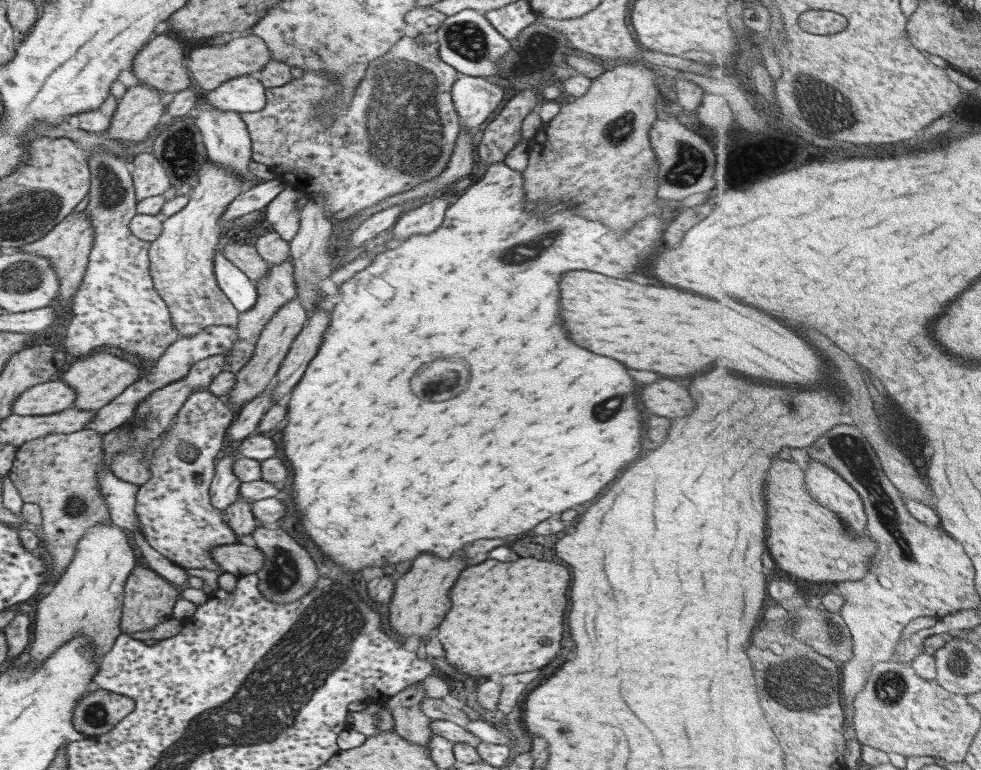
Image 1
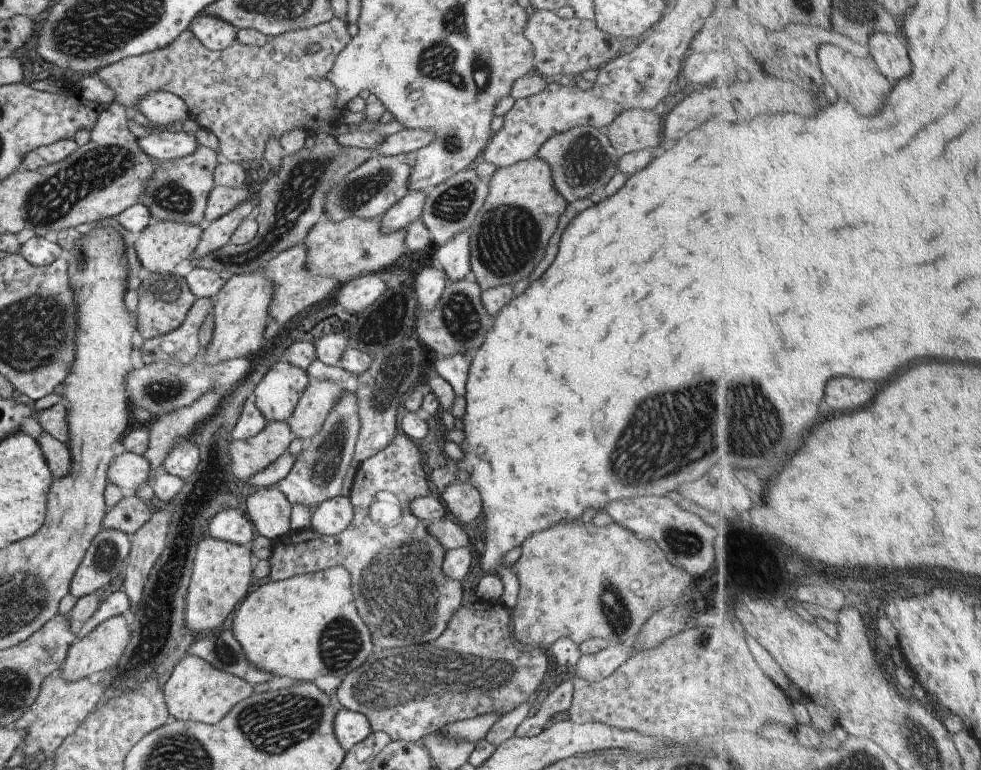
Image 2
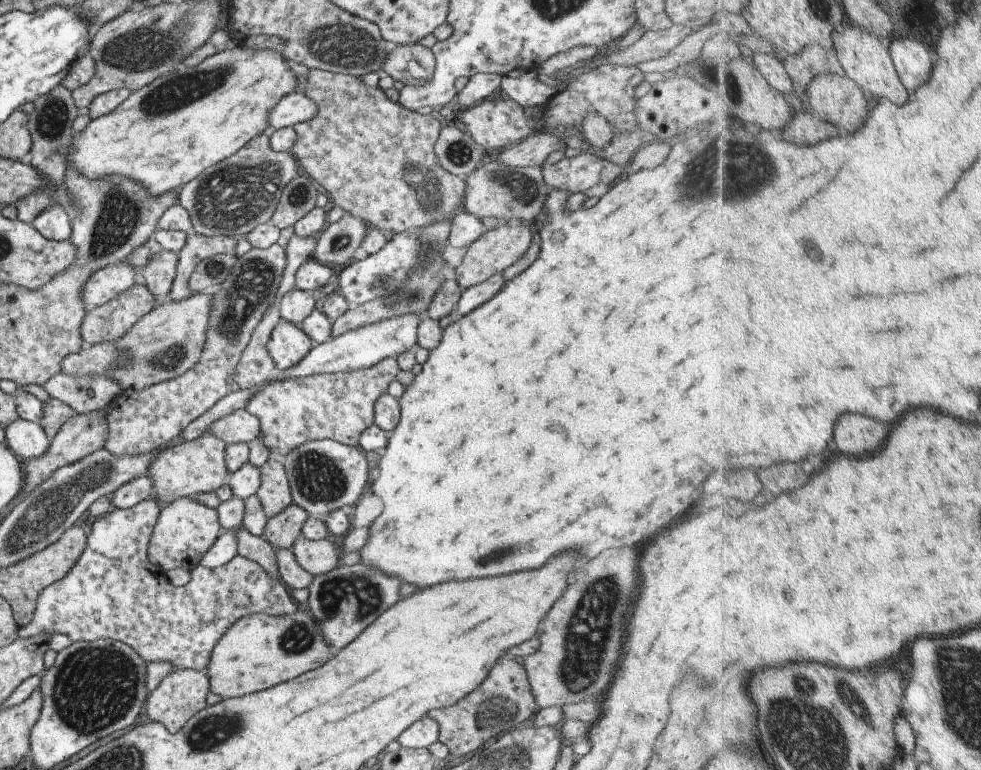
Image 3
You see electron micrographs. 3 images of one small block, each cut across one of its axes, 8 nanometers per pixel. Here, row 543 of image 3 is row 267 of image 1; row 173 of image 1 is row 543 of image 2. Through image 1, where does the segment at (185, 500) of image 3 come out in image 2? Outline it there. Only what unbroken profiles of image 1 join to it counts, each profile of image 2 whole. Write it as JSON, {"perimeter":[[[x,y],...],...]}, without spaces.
{"perimeter":[[[211,536],[198,542],[183,612],[183,622],[189,632],[197,637],[201,633],[218,630],[228,624],[231,614],[247,594],[254,561],[249,545],[239,546]]]}

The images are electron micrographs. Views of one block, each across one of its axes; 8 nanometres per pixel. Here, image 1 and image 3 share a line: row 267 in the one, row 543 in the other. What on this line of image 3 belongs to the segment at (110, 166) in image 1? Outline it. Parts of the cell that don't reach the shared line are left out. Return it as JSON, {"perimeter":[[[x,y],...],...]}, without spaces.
{"perimeter":[[[151,497],[131,508],[111,509],[97,518],[75,564],[61,580],[41,590],[29,624],[18,627],[16,638],[28,639],[45,634],[49,639],[50,636],[63,634],[71,642],[118,640],[132,648],[146,663],[169,662],[173,670],[193,669],[205,673],[213,646],[237,620],[257,613],[265,613],[265,616],[293,614],[298,609],[283,583],[273,580],[263,568],[241,555],[233,556],[227,564],[217,568],[197,565],[190,570],[189,582],[173,586],[166,575],[147,560],[148,542],[161,507]]]}

